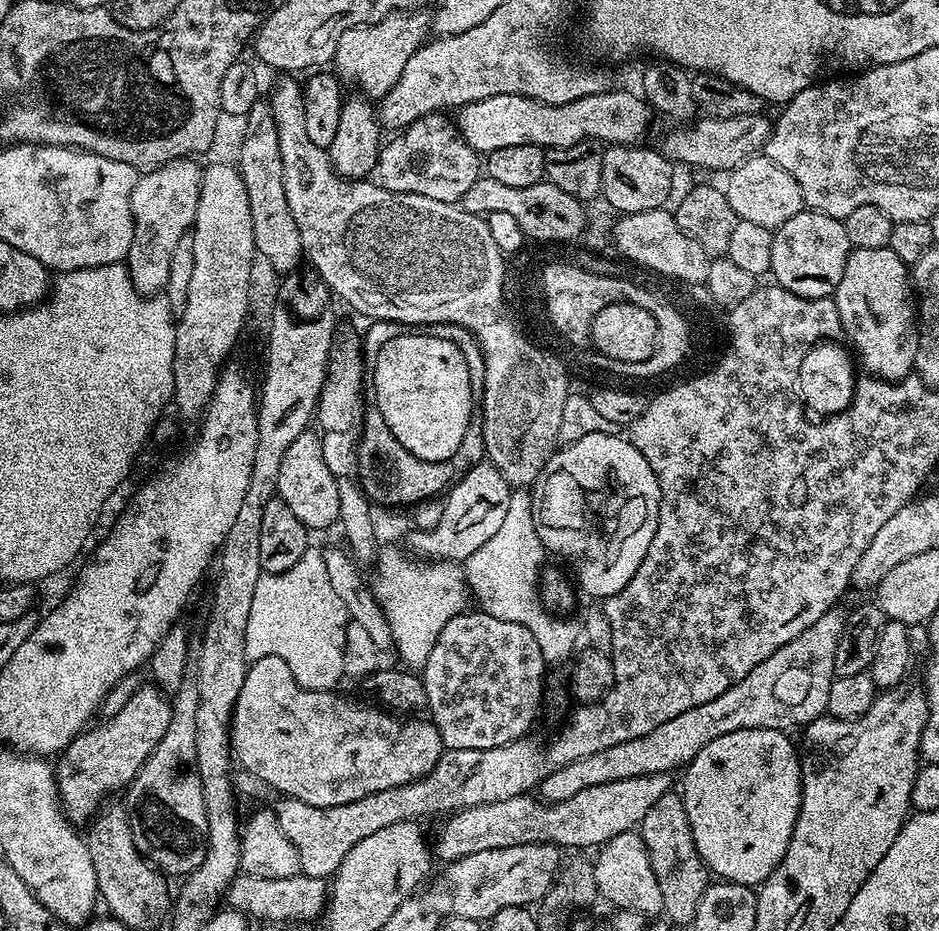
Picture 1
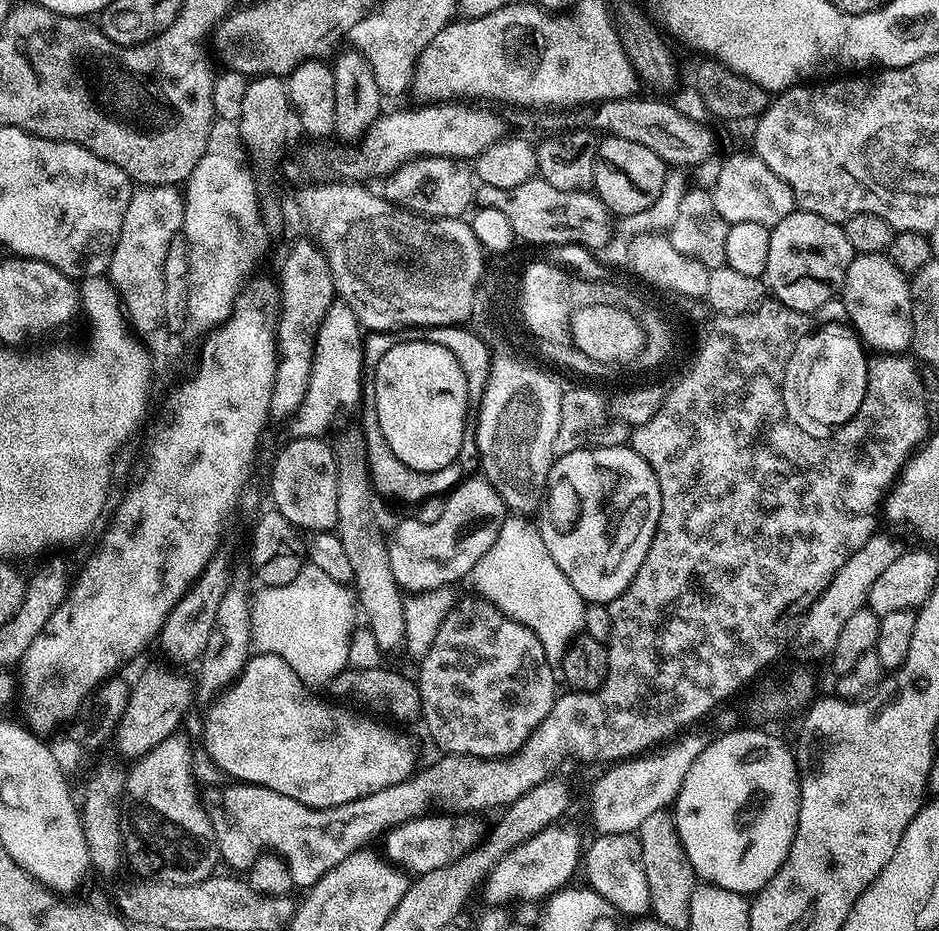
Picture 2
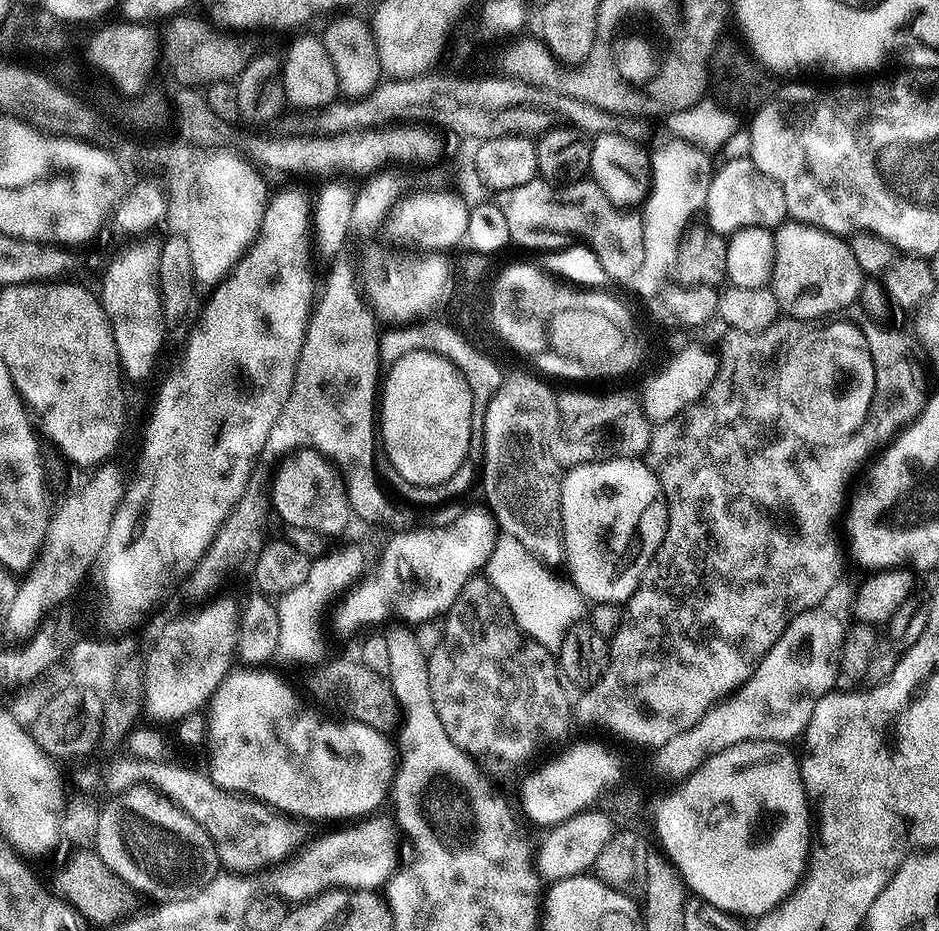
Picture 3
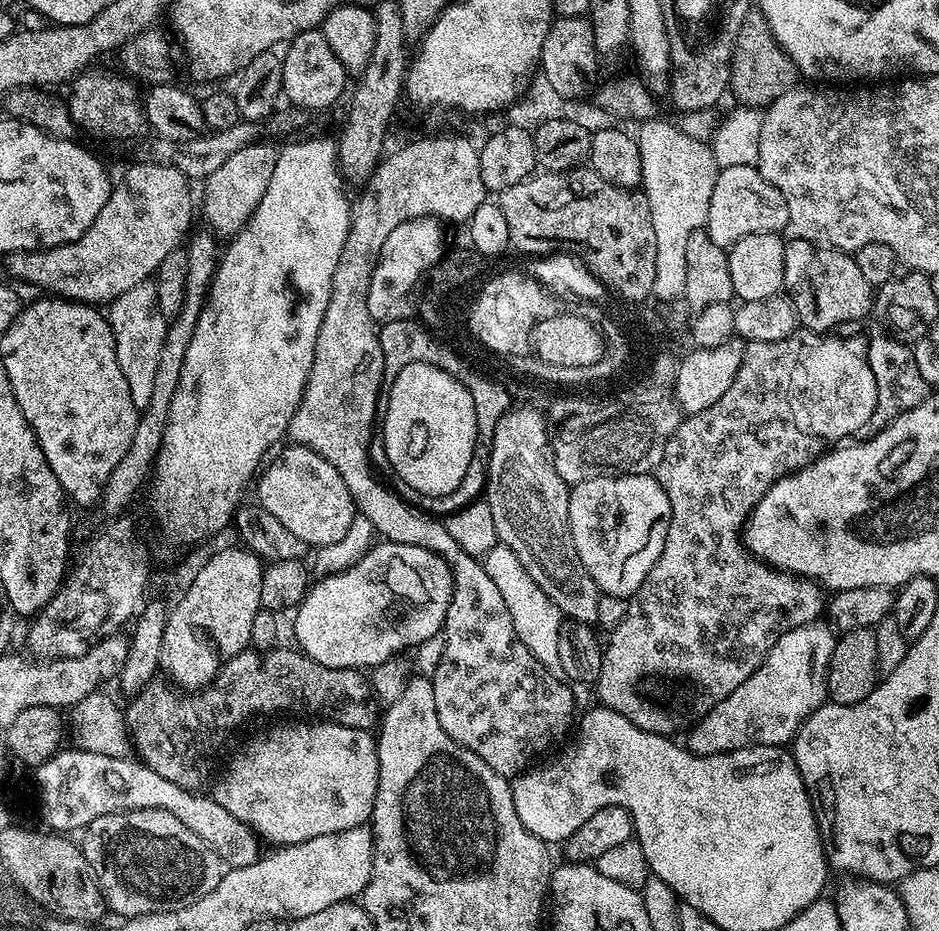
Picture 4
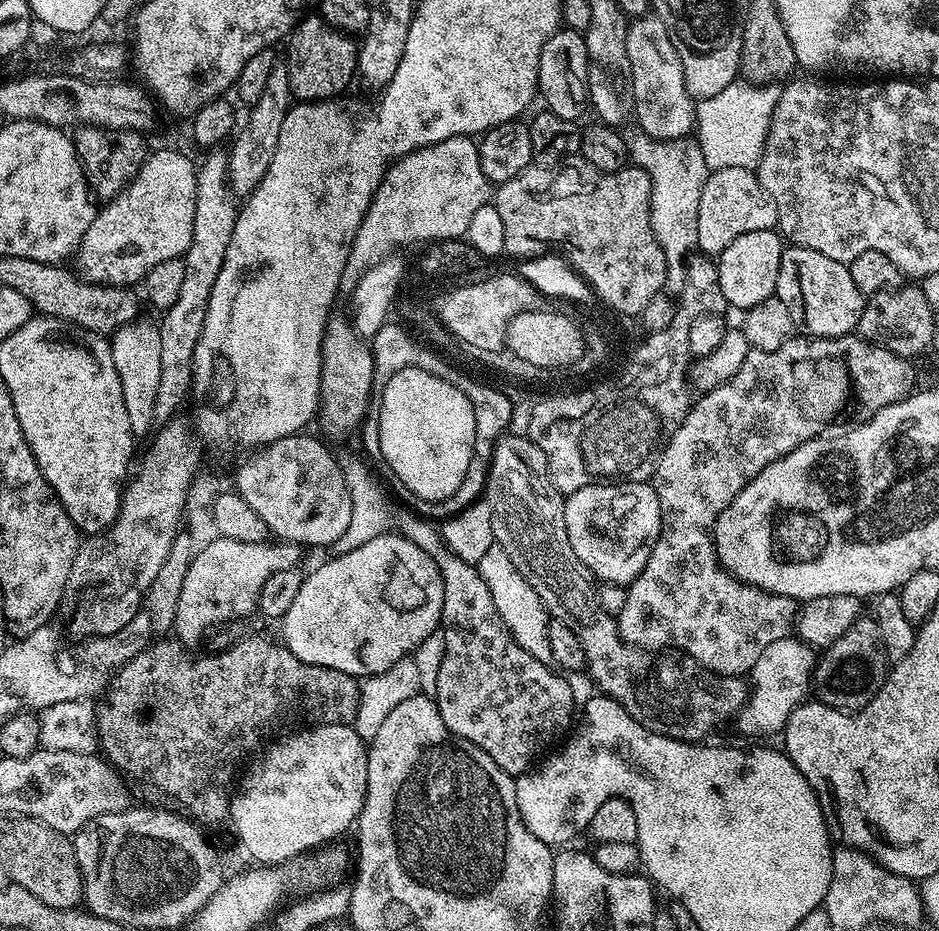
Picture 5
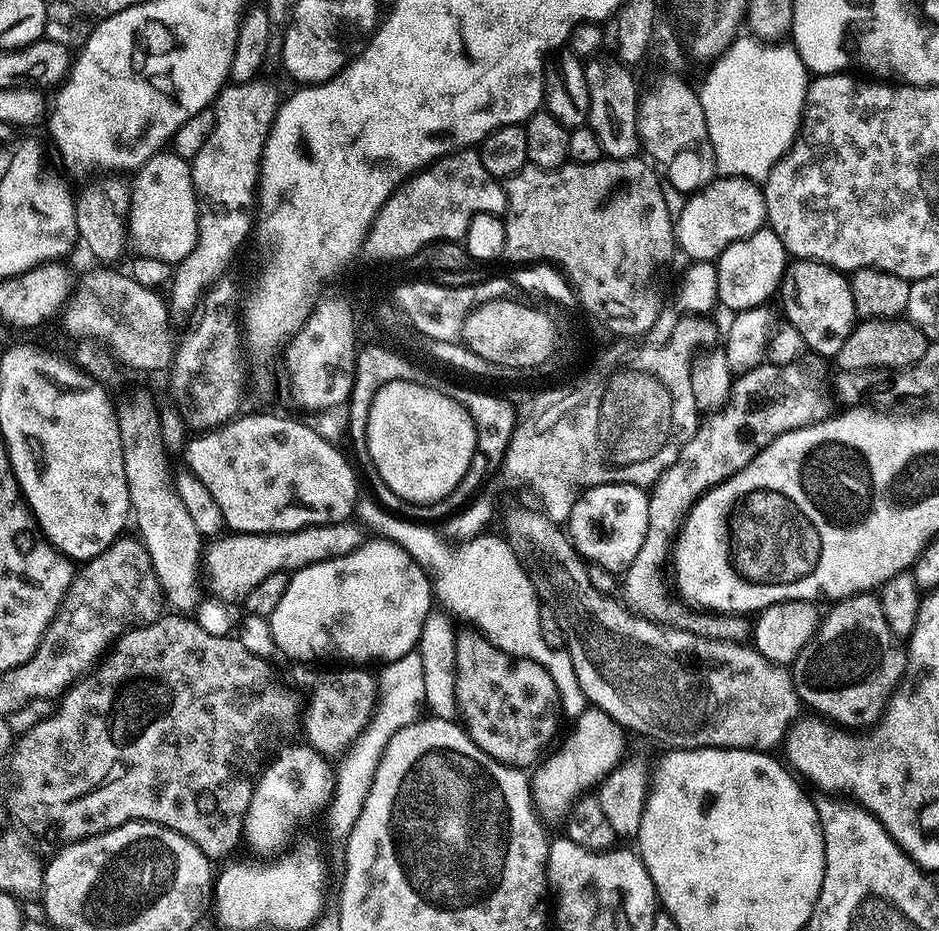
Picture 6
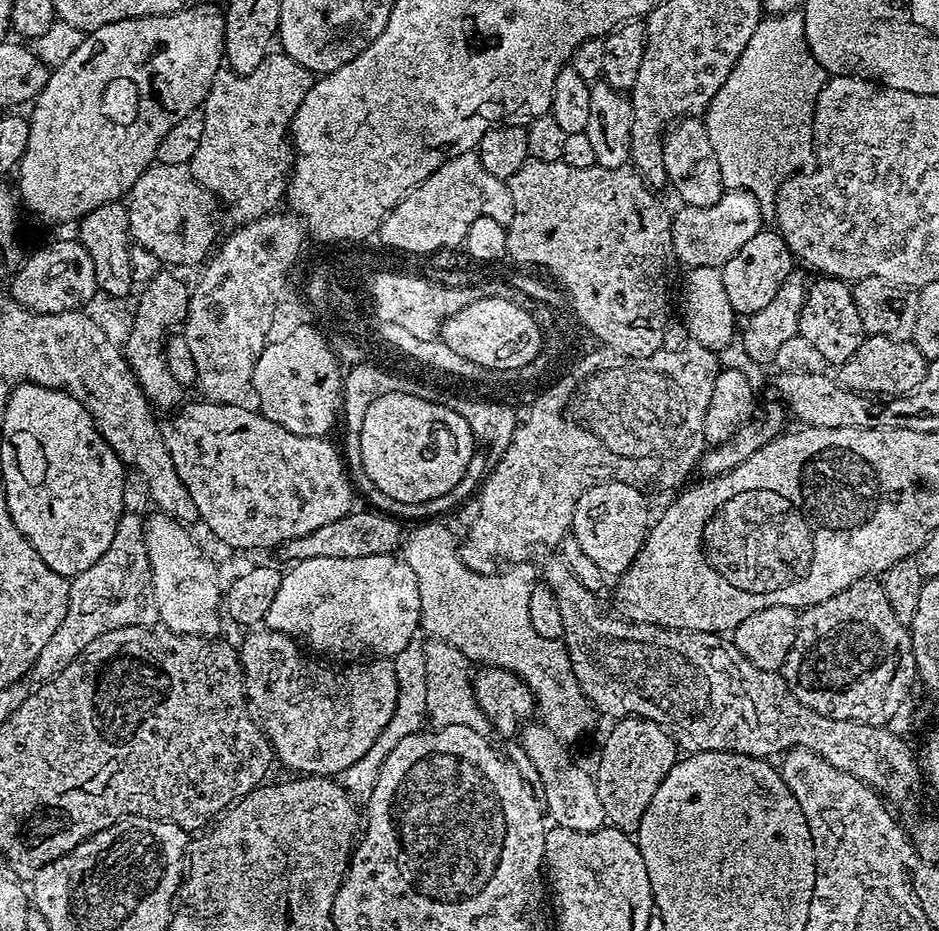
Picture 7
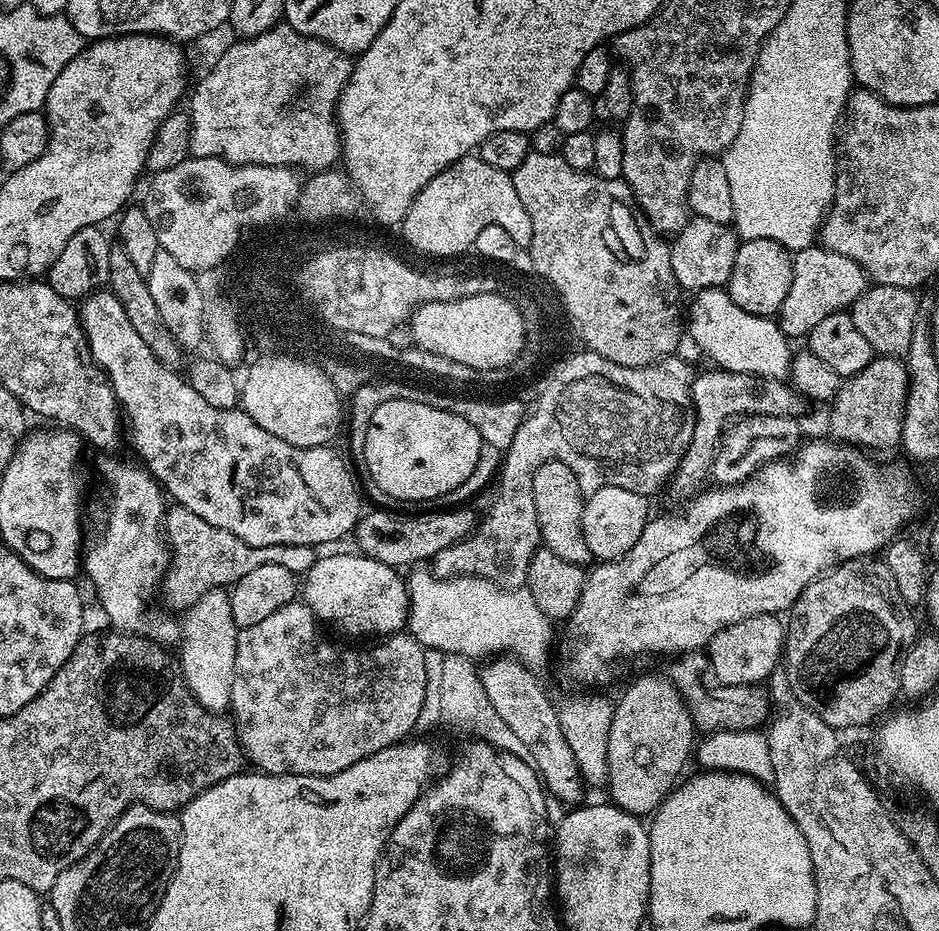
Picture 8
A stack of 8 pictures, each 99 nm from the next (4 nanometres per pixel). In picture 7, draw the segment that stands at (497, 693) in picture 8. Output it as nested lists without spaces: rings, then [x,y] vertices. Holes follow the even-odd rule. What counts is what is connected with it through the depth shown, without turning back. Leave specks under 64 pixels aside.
[[[542,722],[532,723],[525,723],[519,729],[518,741],[524,747],[525,758],[540,775],[540,784],[544,787],[543,799],[564,800],[565,808],[561,810],[560,816],[570,830],[593,832],[605,827],[606,810],[602,810],[602,801],[598,799],[595,775],[589,769],[587,772],[582,765],[576,764],[575,758],[568,753],[569,745],[556,736],[554,730],[550,730]]]

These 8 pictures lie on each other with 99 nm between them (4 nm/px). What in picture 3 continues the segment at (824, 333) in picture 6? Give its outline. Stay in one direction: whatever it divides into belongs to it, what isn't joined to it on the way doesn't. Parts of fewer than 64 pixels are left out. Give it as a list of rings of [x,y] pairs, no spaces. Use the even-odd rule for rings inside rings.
[[[785,222],[775,229],[774,264],[770,287],[774,298],[778,298],[781,313],[787,314],[793,321],[796,319],[818,320],[814,322],[820,322],[824,320],[823,316],[850,307],[857,301],[865,282],[865,273],[861,272],[858,262],[854,262],[854,254],[850,254],[847,239],[835,236],[832,232],[824,232],[812,224]]]

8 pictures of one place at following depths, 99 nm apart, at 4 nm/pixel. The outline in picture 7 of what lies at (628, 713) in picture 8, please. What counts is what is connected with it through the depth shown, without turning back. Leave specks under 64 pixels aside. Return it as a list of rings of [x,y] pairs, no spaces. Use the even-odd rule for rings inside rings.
[[[625,716],[617,719],[616,724],[608,732],[608,737],[604,740],[604,749],[600,752],[600,761],[594,767],[596,777],[596,789],[598,790],[598,799],[602,801],[602,810],[606,810],[606,821],[611,827],[617,828],[620,832],[629,834],[635,833],[642,822],[642,814],[650,806],[650,798],[658,794],[658,786],[662,786],[662,778],[676,763],[678,759],[678,749],[676,741],[667,728],[660,724],[655,724],[649,720],[643,720],[640,716]]]

